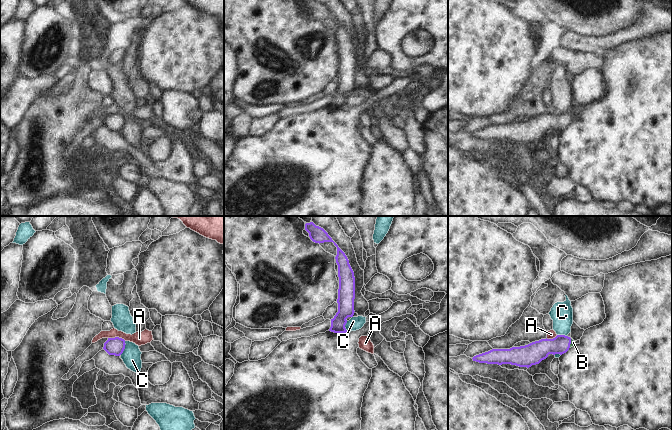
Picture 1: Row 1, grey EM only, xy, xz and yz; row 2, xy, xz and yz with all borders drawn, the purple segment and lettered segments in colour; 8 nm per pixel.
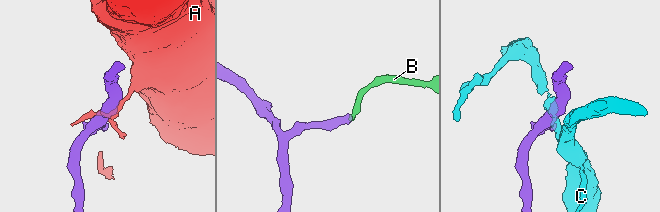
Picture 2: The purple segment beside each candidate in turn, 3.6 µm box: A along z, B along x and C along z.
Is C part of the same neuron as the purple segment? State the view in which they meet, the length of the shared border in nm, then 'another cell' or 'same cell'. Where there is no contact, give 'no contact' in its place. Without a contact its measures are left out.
xy | 120 nm | another cell

